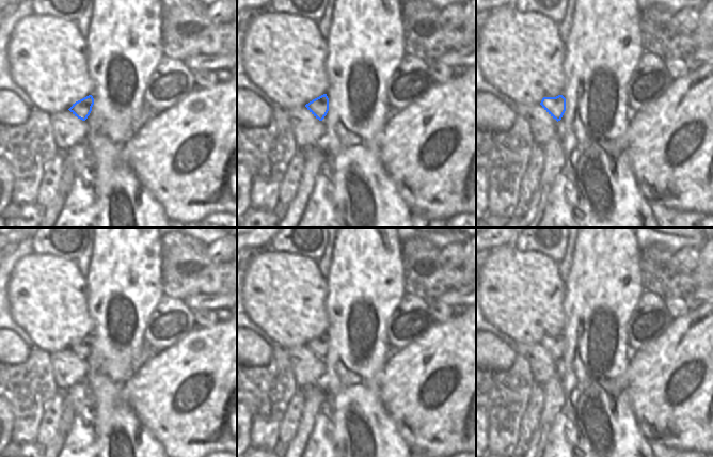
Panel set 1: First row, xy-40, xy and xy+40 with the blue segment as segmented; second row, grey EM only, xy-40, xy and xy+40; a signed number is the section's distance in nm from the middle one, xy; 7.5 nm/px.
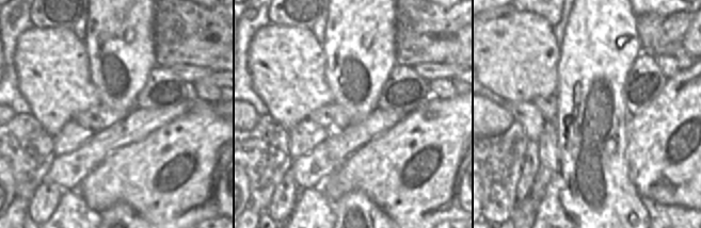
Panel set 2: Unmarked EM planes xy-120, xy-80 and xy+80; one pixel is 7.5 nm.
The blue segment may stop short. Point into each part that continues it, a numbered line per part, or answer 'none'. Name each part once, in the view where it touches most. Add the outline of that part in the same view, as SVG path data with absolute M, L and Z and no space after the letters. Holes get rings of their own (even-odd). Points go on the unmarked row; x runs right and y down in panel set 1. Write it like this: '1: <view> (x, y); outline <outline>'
none

